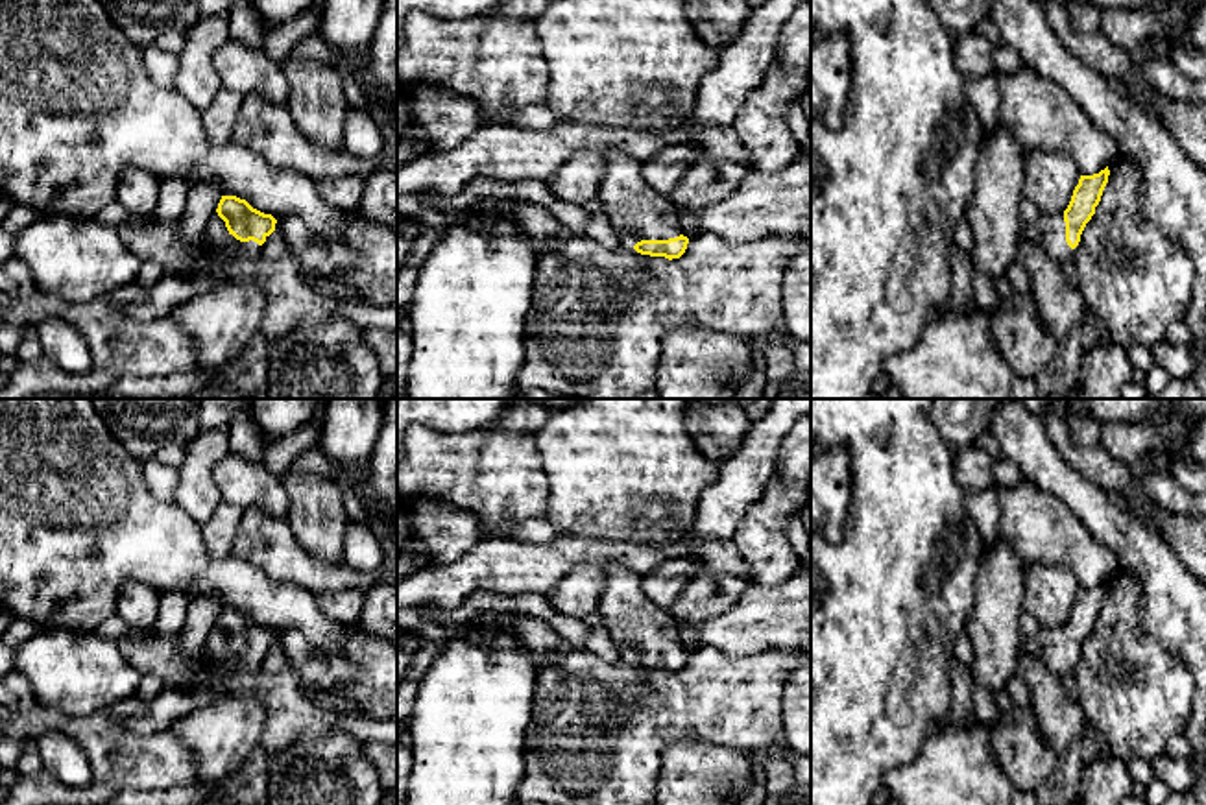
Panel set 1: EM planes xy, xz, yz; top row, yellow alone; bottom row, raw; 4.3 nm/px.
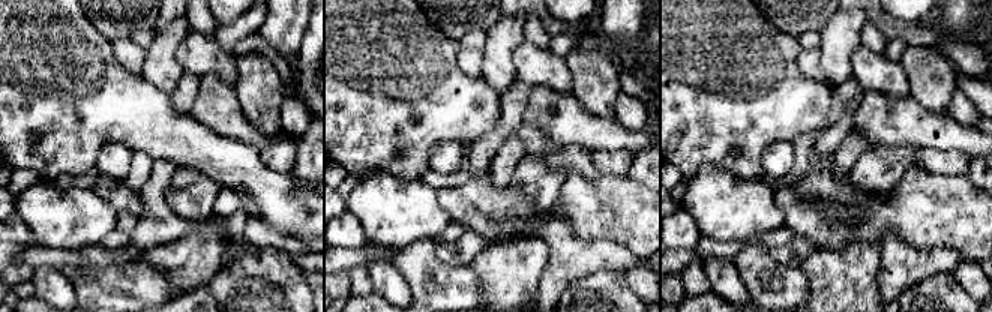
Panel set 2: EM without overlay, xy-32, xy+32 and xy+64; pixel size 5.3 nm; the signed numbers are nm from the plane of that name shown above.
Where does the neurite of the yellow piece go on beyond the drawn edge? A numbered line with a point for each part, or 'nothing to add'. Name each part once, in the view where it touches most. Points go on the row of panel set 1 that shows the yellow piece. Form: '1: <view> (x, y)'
1: xy (235, 250)

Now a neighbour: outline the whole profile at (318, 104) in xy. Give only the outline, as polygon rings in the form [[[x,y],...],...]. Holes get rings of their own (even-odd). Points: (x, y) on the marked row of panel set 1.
[[[288,57],[281,63],[290,85],[286,107],[301,133],[316,146],[342,148],[349,102],[334,65]]]

